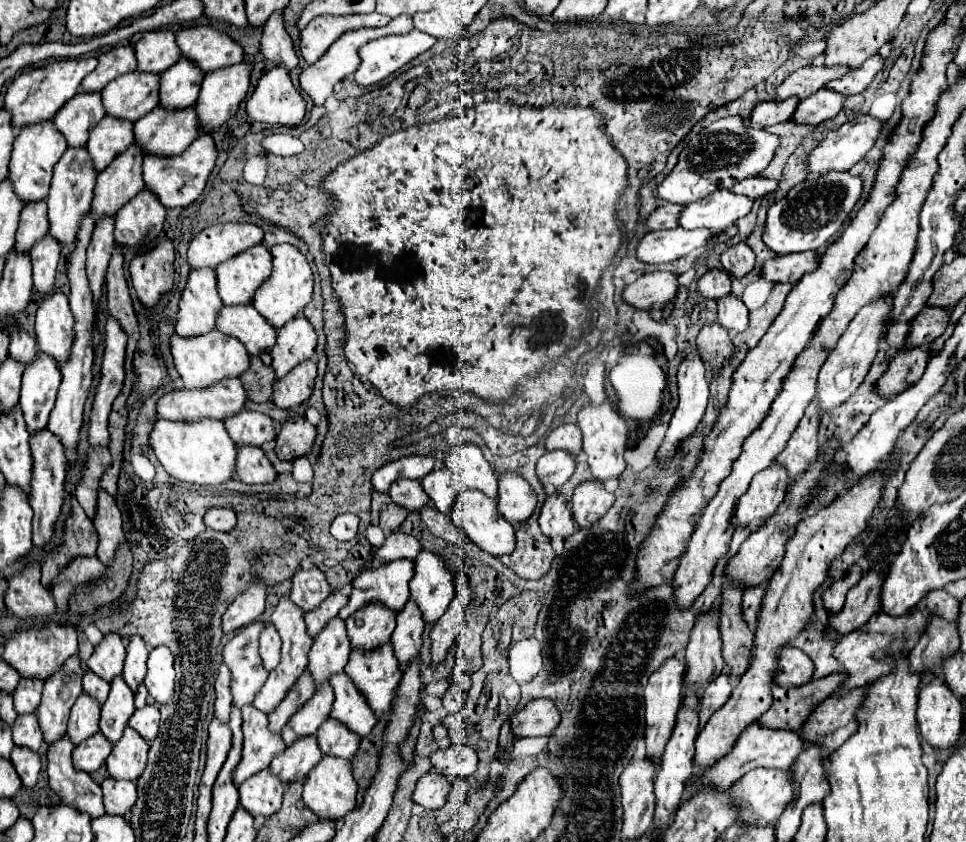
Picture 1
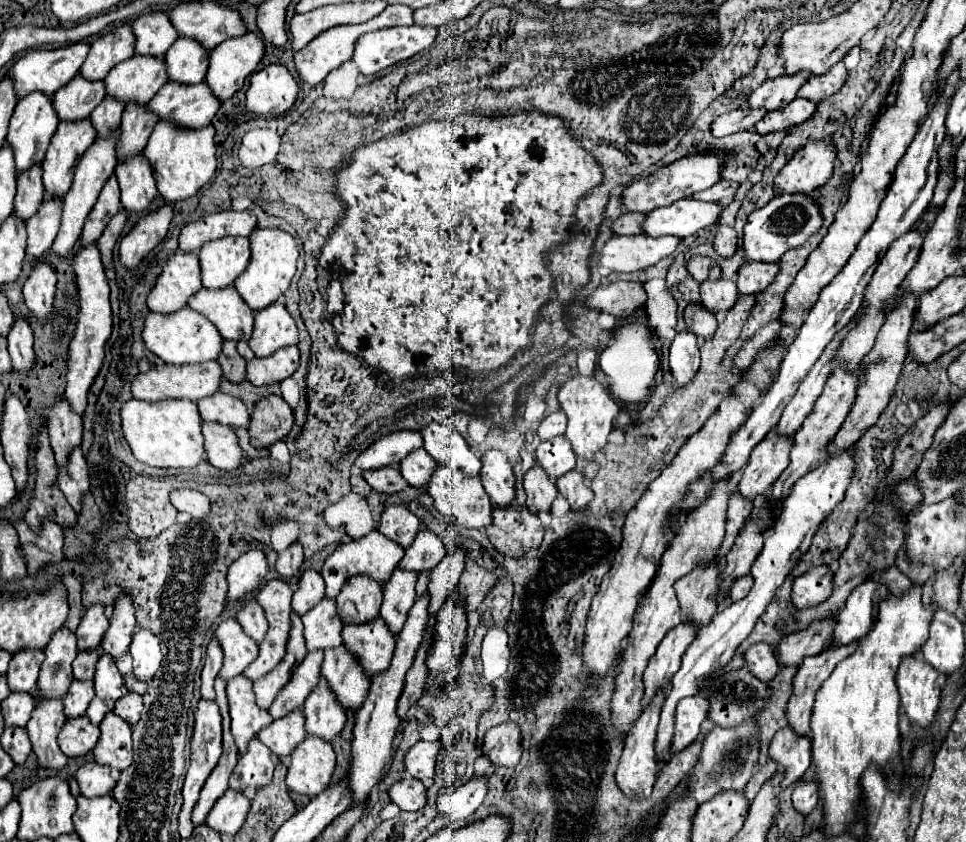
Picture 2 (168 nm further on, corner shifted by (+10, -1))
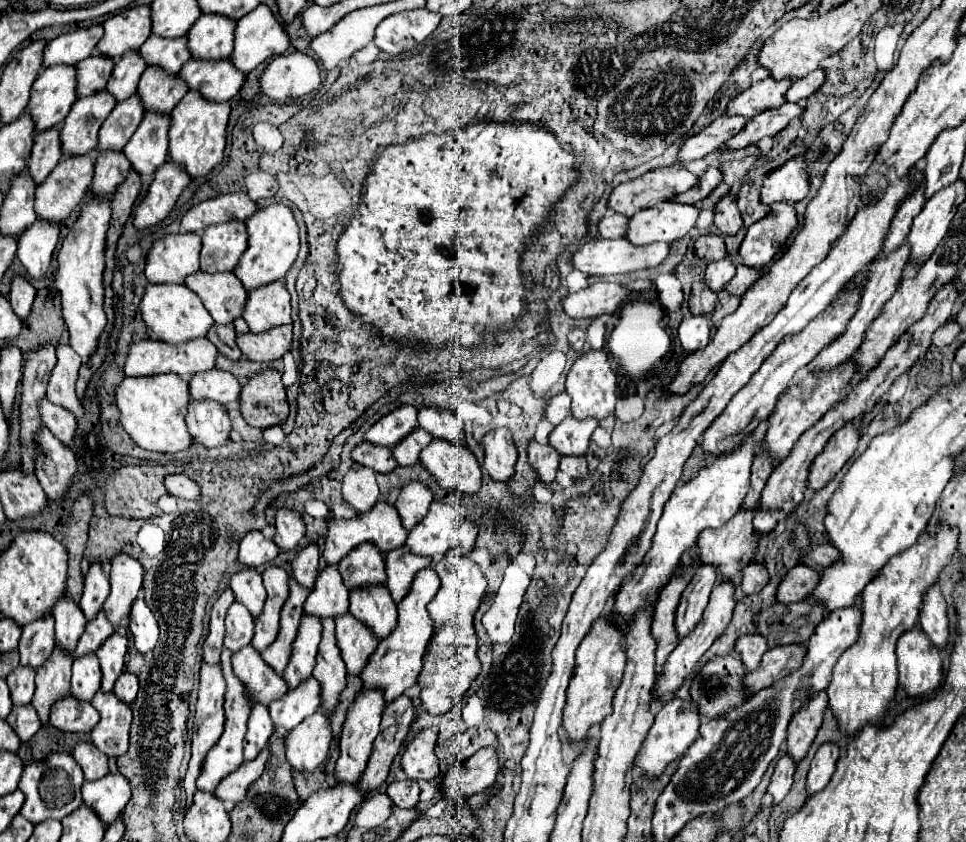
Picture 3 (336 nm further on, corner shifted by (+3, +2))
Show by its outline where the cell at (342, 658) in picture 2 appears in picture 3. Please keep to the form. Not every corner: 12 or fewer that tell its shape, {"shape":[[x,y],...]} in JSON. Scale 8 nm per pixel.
{"shape":[[349,613],[335,619],[337,647],[351,677],[377,649],[375,635]]}

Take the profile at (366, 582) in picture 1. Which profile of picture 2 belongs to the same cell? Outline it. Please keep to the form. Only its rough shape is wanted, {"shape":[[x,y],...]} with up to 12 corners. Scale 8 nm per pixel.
{"shape":[[372,530],[340,542],[322,572],[326,596],[366,574],[380,584],[404,548]]}

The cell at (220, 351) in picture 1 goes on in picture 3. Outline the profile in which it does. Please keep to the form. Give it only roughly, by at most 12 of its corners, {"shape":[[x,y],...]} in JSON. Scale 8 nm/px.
{"shape":[[147,285],[141,315],[169,345],[207,337],[215,323],[185,285]]}

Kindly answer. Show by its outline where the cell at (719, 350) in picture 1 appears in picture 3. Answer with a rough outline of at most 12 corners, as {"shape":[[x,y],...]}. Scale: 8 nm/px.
{"shape":[[695,283],[689,309],[693,315],[711,315],[717,295]]}

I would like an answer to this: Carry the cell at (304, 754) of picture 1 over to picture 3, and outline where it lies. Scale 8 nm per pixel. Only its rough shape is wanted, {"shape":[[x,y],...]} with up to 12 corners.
{"shape":[[311,677],[269,705],[275,727],[287,733],[321,705]]}

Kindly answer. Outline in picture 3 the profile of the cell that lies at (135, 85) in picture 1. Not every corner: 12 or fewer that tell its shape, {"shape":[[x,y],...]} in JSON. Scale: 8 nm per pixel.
{"shape":[[149,35],[139,55],[147,67],[177,75],[191,57],[187,37]]}

